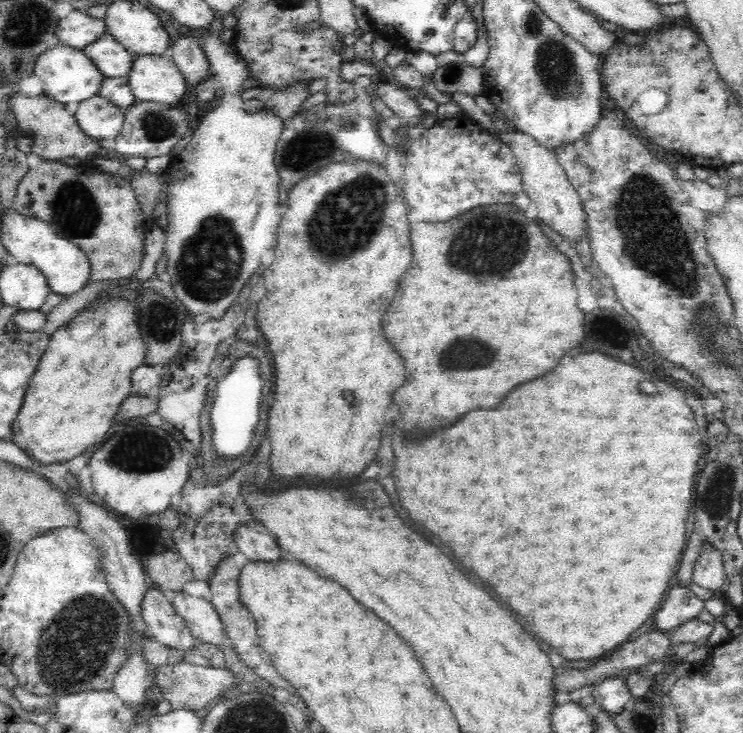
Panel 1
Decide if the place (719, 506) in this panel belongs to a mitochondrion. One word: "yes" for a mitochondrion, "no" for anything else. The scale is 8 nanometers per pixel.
yes

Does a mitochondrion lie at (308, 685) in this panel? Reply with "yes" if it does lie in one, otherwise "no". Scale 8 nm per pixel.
no

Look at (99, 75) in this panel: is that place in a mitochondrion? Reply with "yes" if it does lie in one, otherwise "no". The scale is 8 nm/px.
no

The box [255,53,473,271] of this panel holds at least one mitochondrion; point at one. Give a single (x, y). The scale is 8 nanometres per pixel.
(355, 213)

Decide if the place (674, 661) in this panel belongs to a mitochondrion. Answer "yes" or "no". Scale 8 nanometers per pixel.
no

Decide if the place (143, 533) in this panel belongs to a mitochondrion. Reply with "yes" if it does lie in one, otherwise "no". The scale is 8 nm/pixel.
no

